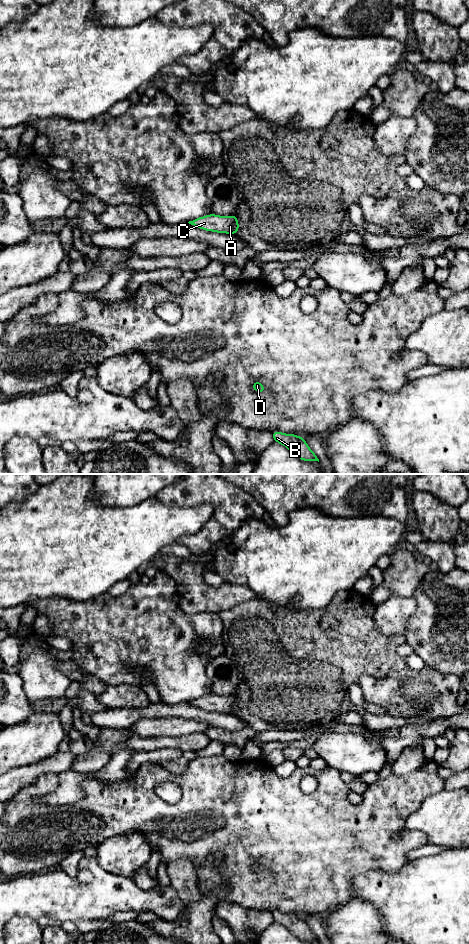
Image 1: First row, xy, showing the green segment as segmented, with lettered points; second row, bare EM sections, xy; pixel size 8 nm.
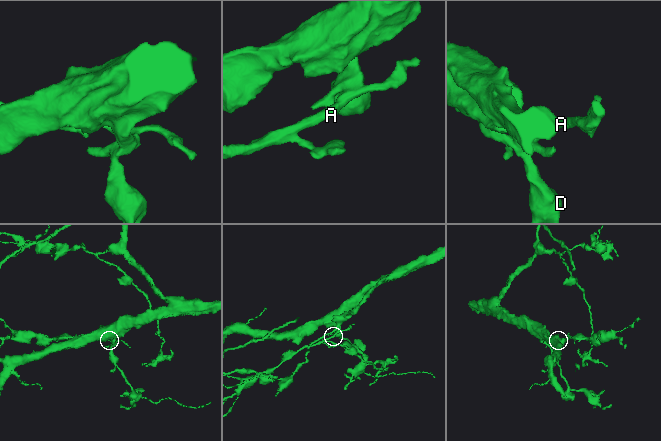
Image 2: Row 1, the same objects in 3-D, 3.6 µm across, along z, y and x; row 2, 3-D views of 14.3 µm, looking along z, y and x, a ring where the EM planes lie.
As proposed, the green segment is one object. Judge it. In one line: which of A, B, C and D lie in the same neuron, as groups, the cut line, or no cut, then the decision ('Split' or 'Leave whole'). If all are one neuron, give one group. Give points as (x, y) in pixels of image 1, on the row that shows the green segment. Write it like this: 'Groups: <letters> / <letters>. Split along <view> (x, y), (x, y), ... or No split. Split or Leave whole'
Groups: A B C D. No split. Leave whole

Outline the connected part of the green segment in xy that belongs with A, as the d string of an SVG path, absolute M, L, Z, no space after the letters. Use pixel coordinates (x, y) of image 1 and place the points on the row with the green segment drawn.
M208 214L189 221L188 223L205 231L216 233L237 234L239 230L239 222L235 215L220 216Z

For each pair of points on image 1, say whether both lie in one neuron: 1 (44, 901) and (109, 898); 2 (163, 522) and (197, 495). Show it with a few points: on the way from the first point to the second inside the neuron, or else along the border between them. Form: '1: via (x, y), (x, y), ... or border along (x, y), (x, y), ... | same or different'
1: via (60, 899), (93, 899) | same
2: border along (159, 501), (179, 506), (196, 506), (205, 503) | different

